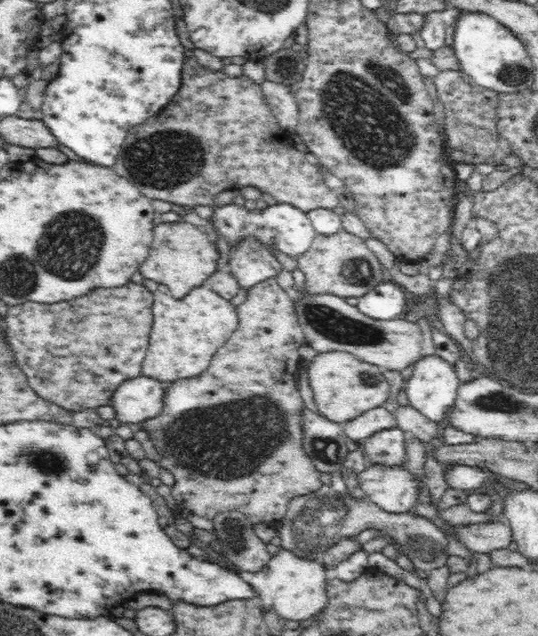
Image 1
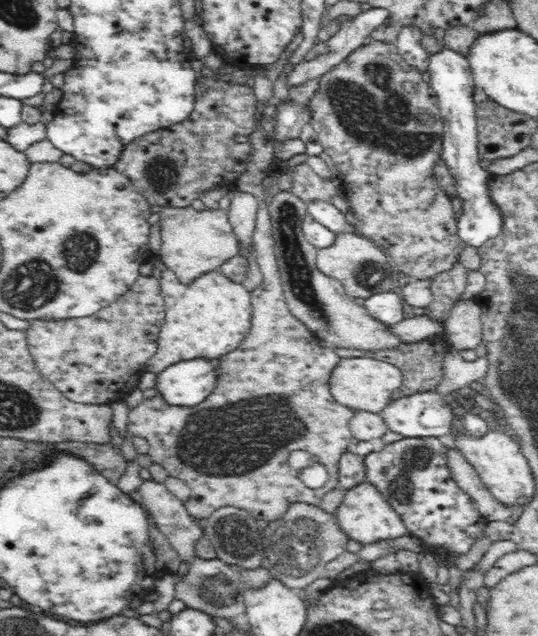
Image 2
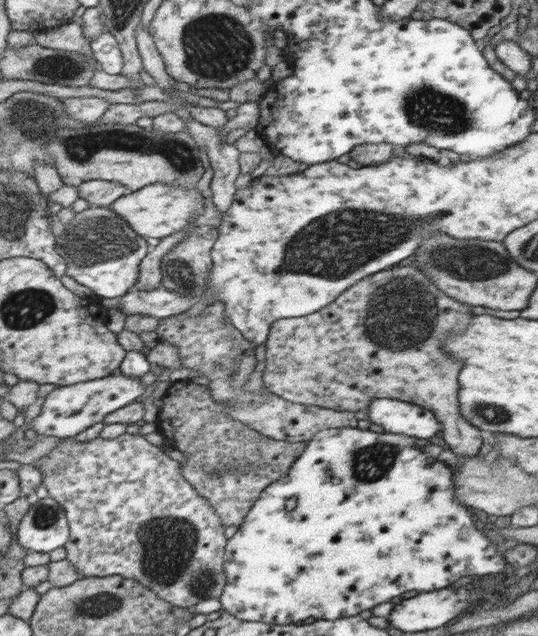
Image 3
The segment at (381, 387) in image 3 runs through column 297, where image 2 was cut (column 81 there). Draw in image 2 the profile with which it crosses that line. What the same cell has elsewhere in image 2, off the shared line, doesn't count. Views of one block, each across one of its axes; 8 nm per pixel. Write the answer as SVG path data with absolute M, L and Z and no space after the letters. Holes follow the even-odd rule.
M139 276L128 291L90 317L79 319L32 319L22 331L28 337L29 352L33 356L37 370L68 400L78 404L110 404L124 399L138 389L138 380L146 373L146 364L157 349L159 330L166 316L162 288L153 276Z

